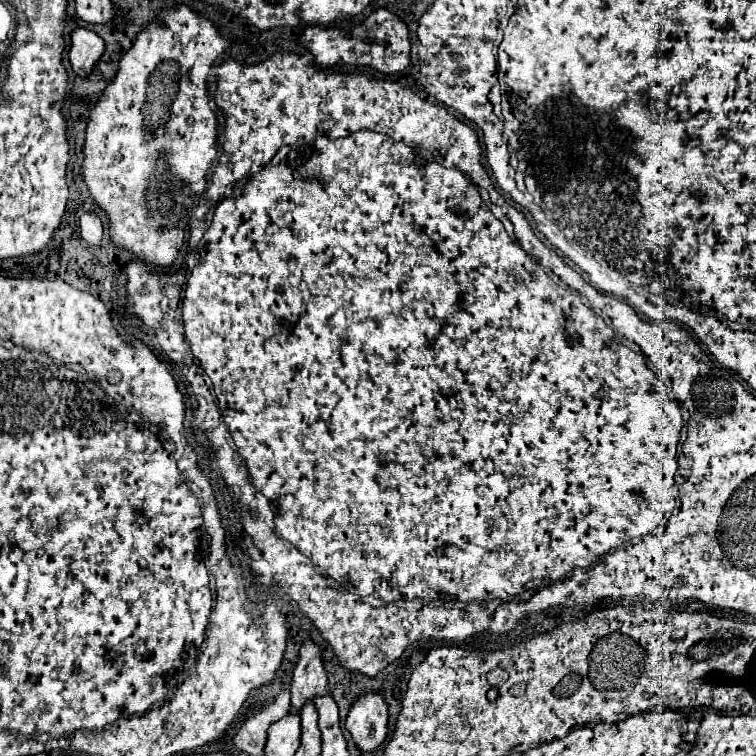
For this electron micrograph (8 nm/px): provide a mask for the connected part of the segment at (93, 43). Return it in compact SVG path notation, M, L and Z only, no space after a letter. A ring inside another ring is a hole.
M78 28L72 34L72 48L70 48L70 64L78 76L88 76L92 68L98 64L100 56L104 54L104 40L84 28Z

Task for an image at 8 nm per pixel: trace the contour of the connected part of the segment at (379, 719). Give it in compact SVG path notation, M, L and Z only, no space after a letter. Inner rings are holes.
M376 692L358 698L344 726L362 752L374 754L388 734L388 706L384 698Z

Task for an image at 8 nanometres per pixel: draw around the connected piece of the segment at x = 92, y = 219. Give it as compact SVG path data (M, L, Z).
M88 212L80 218L80 230L82 230L82 238L88 244L100 244L102 240L102 220L98 218L98 214Z

